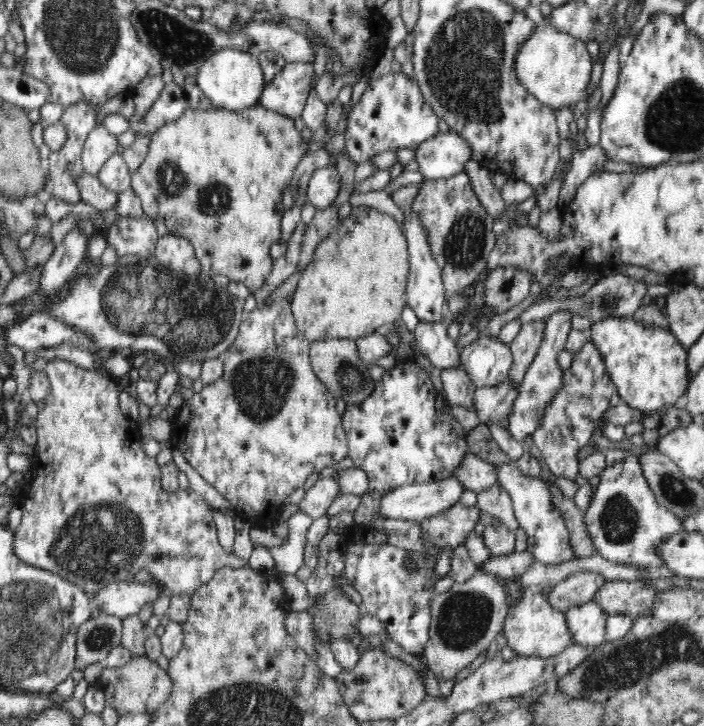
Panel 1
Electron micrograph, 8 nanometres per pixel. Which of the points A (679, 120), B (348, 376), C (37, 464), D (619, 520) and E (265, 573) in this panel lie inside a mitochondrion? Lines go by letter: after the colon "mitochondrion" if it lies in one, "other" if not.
A: mitochondrion
B: mitochondrion
C: other
D: mitochondrion
E: other

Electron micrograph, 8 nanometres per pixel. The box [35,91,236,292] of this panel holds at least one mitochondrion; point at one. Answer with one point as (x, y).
(214, 198)

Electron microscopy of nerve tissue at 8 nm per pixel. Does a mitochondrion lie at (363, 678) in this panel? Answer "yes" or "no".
yes

